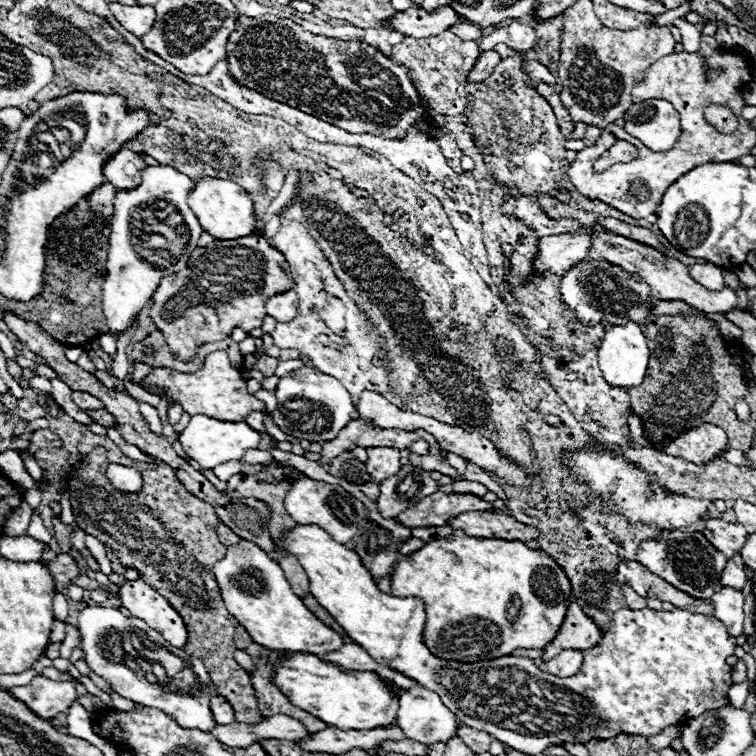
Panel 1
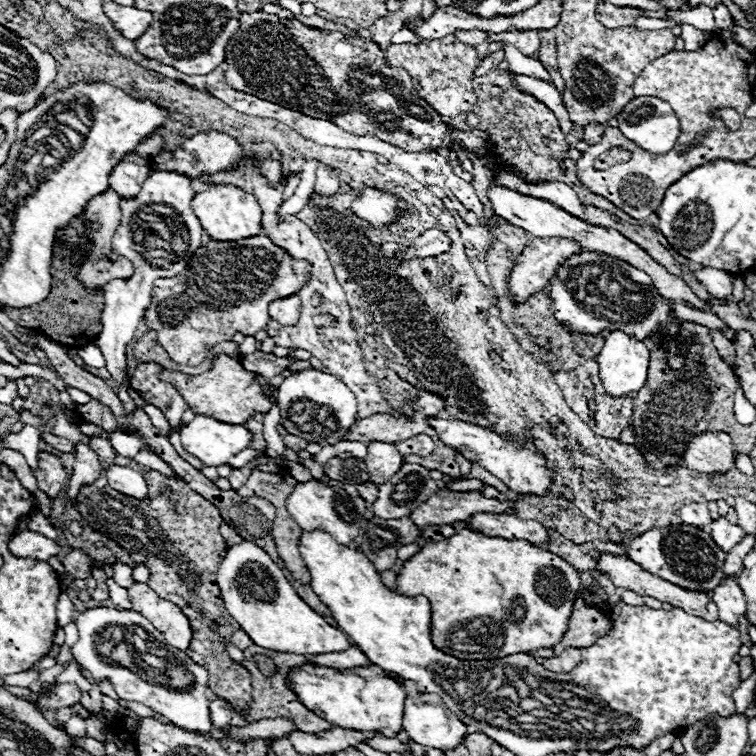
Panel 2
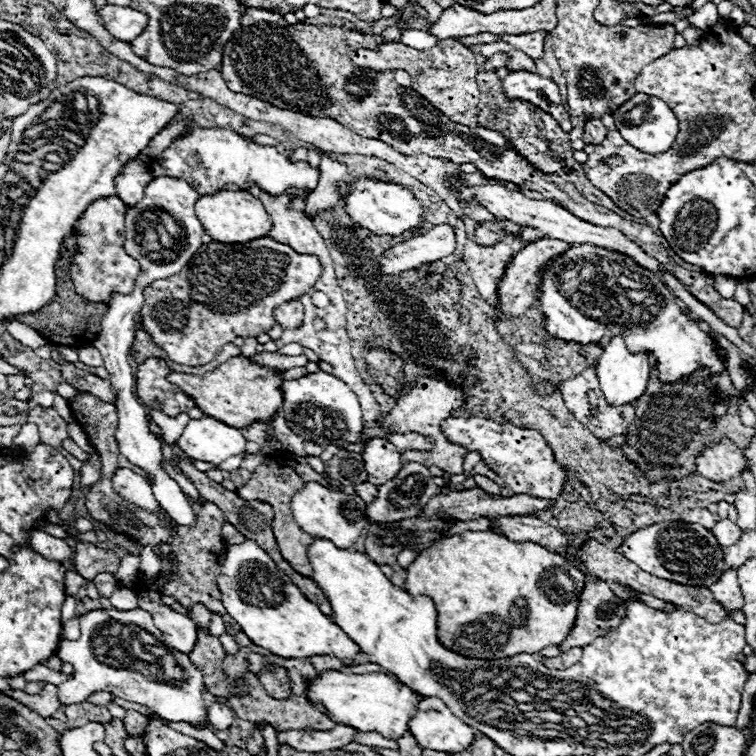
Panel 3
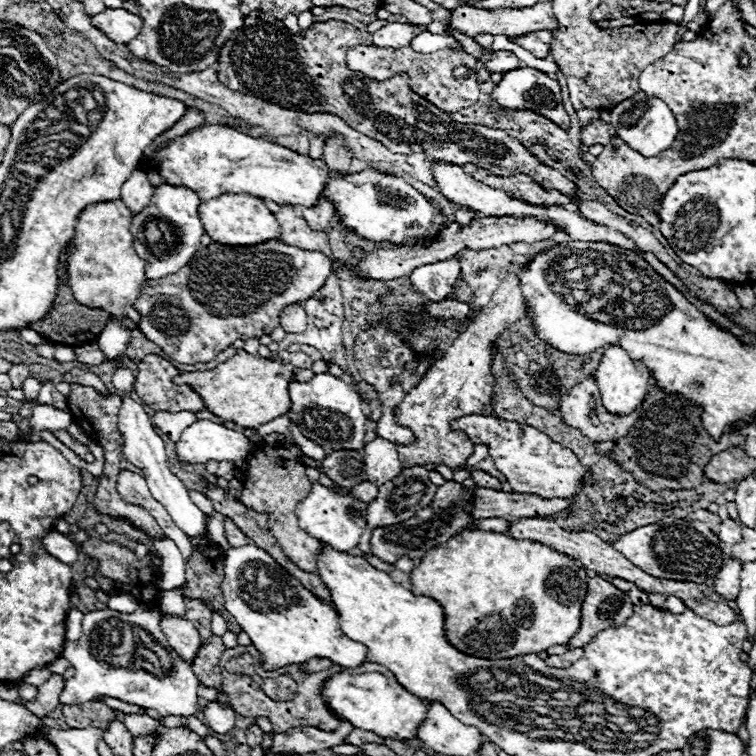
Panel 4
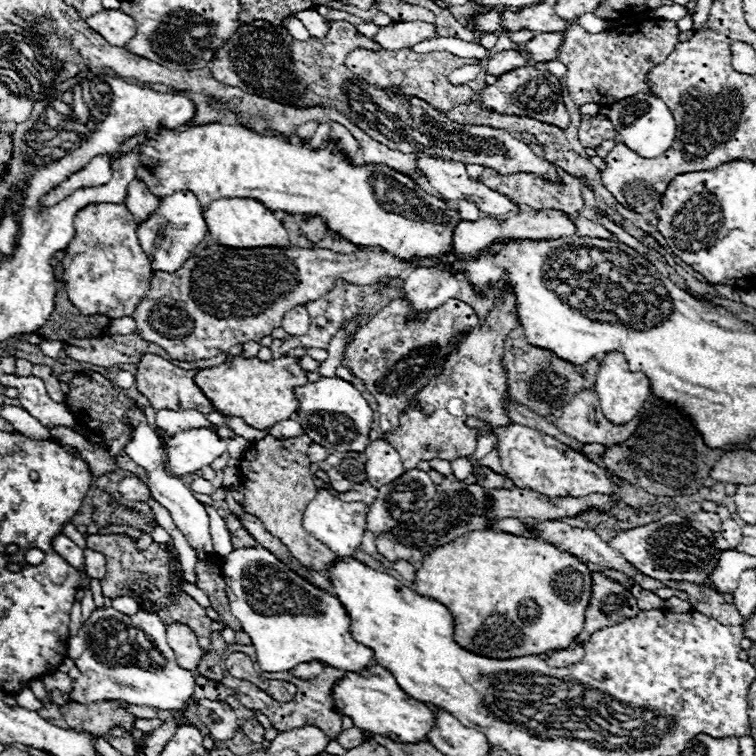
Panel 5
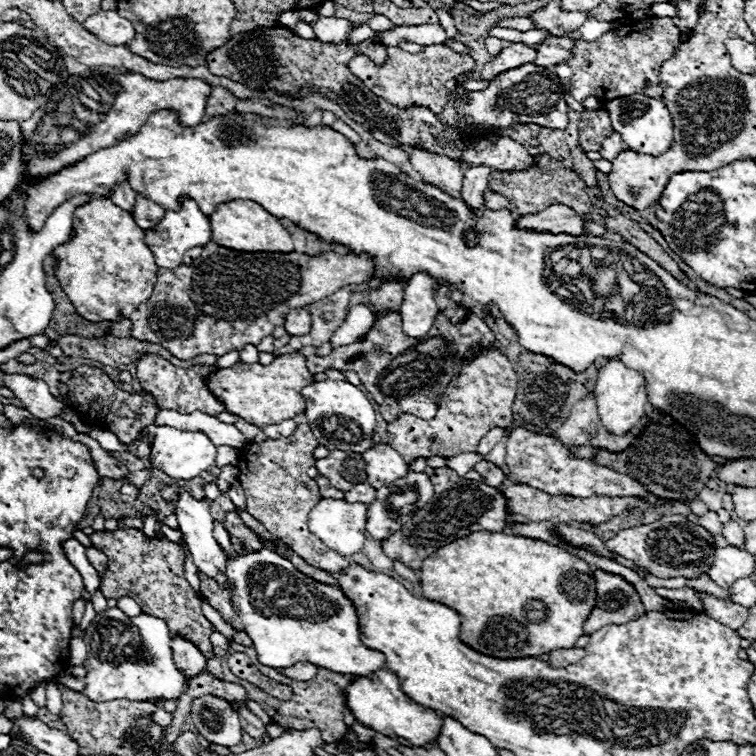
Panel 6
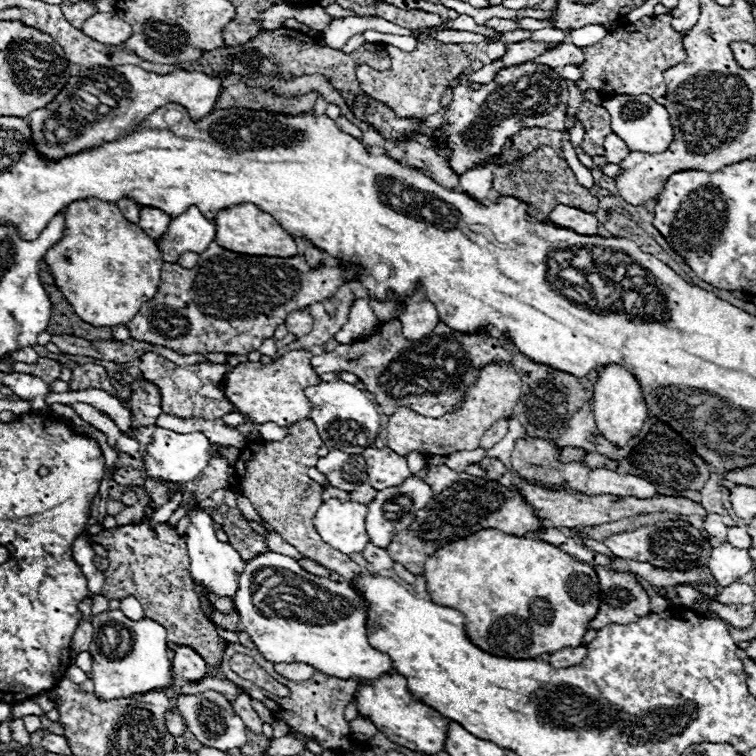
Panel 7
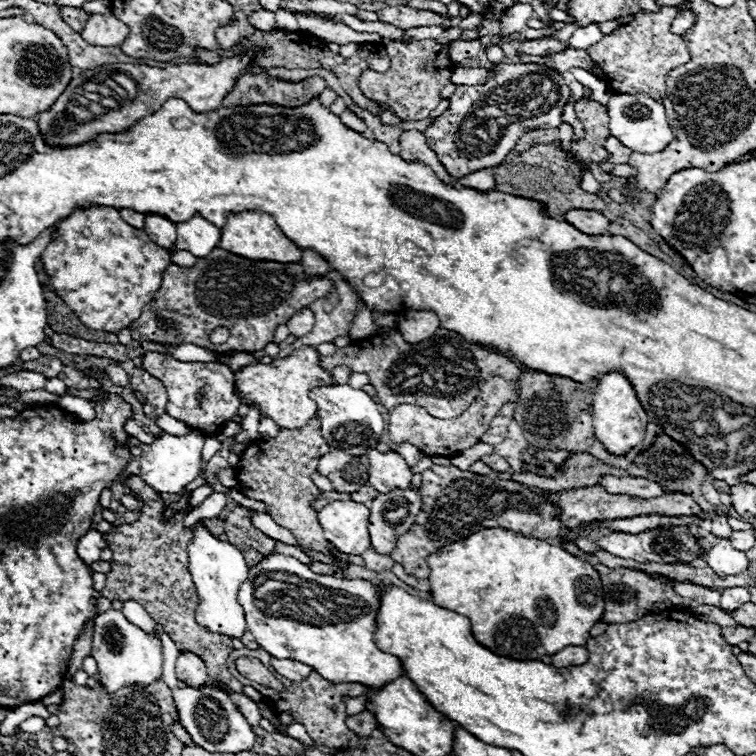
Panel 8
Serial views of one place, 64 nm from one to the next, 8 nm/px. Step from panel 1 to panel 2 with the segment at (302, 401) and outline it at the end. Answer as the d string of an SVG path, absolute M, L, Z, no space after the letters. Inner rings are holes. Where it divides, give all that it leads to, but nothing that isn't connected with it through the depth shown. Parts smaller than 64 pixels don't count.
M300 370L288 376L276 390L276 400L280 406L280 424L294 436L318 444L336 444L358 420L358 404L354 394L336 376L320 370Z

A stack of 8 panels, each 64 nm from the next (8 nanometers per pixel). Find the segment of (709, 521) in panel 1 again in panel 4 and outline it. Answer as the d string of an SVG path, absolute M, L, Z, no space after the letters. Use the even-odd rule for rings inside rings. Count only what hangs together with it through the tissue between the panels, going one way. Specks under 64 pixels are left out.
M724 520L722 524L720 524L720 528L718 528L718 532L716 532L716 536L720 538L720 542L726 542L726 544L738 544L740 540L742 540L742 534L740 534L740 526L738 526L738 522L734 522L734 520Z

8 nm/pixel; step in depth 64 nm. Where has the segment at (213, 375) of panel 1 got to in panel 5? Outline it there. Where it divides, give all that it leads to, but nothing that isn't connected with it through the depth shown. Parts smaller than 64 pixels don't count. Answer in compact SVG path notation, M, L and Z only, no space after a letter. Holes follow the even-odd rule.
M238 354L232 362L222 362L214 368L200 370L194 376L198 388L210 396L214 408L224 416L242 418L252 428L268 428L280 420L288 420L298 410L298 400L294 398L294 388L308 382L306 372L300 368L298 360L292 356L280 356L270 362L260 358L244 358Z

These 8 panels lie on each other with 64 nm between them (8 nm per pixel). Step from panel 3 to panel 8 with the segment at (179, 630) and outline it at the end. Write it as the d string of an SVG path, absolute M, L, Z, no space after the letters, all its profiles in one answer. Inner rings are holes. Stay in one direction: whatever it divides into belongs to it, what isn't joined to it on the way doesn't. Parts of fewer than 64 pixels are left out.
M180 652L178 654L176 676L178 676L178 680L182 680L190 688L204 686L210 680L204 662L198 656L194 656L192 652Z

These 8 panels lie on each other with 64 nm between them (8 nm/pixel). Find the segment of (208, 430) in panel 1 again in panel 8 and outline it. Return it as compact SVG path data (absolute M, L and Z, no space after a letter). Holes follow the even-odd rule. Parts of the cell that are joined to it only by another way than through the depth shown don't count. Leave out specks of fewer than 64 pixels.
M196 430L186 434L186 436L172 436L168 432L164 432L152 444L144 444L142 446L140 476L156 492L174 492L174 494L180 494L200 474L200 468L204 464L202 448L204 448L204 436L200 432L196 432Z

